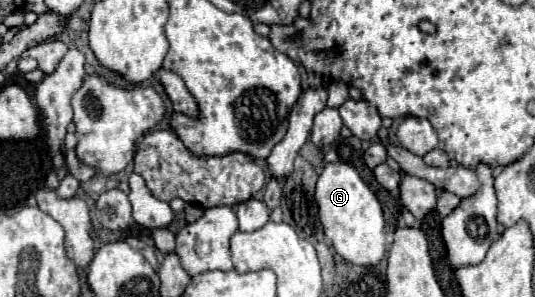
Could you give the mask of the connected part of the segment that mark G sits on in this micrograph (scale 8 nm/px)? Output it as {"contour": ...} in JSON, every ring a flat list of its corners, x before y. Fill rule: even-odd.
{"contour":[[328,163,316,183,316,203,320,223,336,253,354,265,376,265,384,253,384,215,376,195,362,181,358,171,344,163]]}

